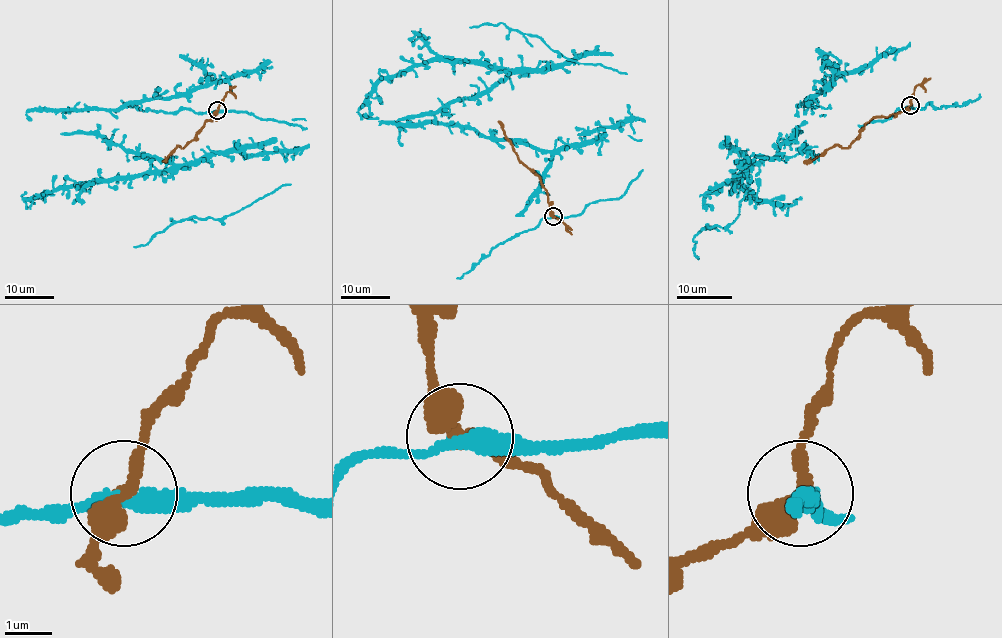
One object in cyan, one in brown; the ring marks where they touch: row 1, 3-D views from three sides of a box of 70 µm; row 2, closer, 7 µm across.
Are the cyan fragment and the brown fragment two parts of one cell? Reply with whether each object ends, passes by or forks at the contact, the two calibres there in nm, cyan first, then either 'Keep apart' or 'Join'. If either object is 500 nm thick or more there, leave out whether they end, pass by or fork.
At the ring cyan passes by. At the ring brown passes by. Thickness 320 nm (cyan) against 320 nm. Keep apart

